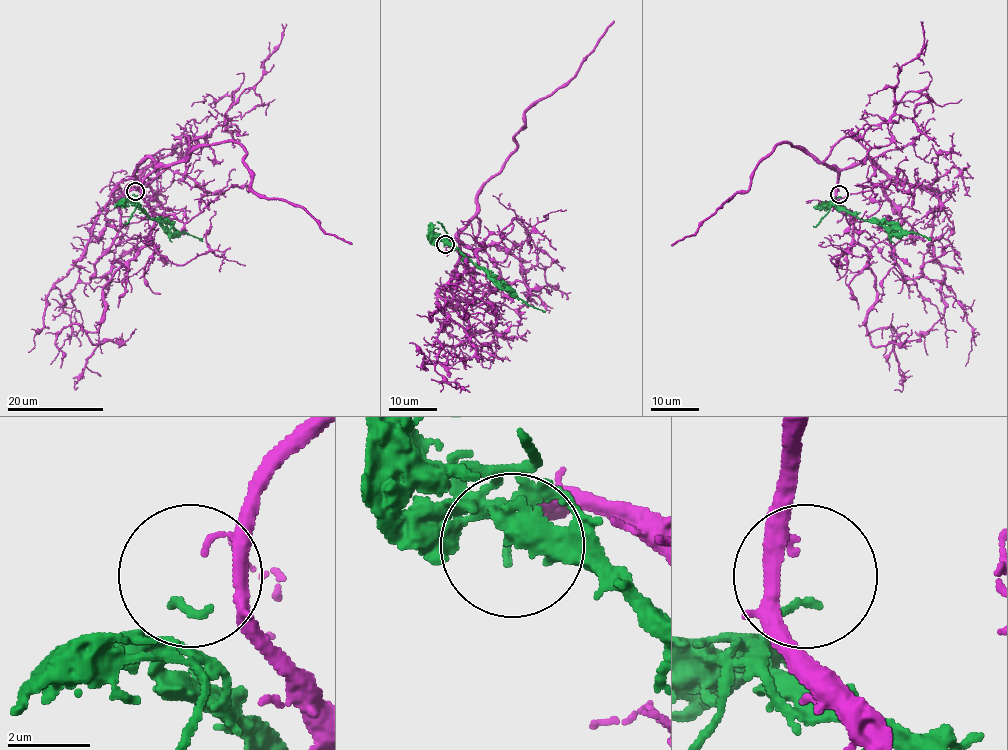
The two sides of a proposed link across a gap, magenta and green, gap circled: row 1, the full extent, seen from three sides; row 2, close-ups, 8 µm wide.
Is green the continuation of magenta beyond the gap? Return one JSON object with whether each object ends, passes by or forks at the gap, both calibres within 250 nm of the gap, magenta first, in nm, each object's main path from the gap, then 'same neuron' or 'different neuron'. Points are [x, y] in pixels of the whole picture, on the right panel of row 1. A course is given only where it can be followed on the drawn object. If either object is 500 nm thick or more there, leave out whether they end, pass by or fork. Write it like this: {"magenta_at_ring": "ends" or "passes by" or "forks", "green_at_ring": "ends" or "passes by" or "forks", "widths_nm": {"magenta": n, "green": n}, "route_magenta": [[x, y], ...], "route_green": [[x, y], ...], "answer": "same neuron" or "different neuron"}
{"magenta_at_ring": "ends", "green_at_ring": "ends", "widths_nm": {"magenta": 140, "green": 170}, "route_magenta": [[839, 191], [839, 172], [866, 159], [935, 188], [940, 291], [972, 328], [965, 365]], "route_green": [[839, 196], [834, 201], [835, 205], [859, 218], [892, 222], [902, 230], [919, 234], [930, 241]], "answer": "different neuron"}

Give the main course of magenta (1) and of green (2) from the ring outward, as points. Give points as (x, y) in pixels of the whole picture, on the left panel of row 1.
1: (136, 189), (156, 167), (148, 157), (140, 186), (101, 209), (86, 255), (55, 284), (71, 334), (50, 364)
2: (133, 194), (133, 202), (151, 219), (170, 221), (176, 230), (203, 242)

